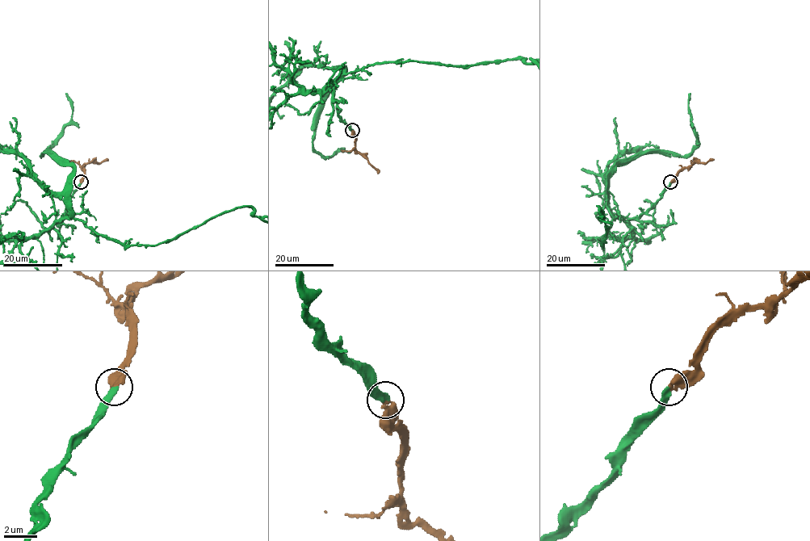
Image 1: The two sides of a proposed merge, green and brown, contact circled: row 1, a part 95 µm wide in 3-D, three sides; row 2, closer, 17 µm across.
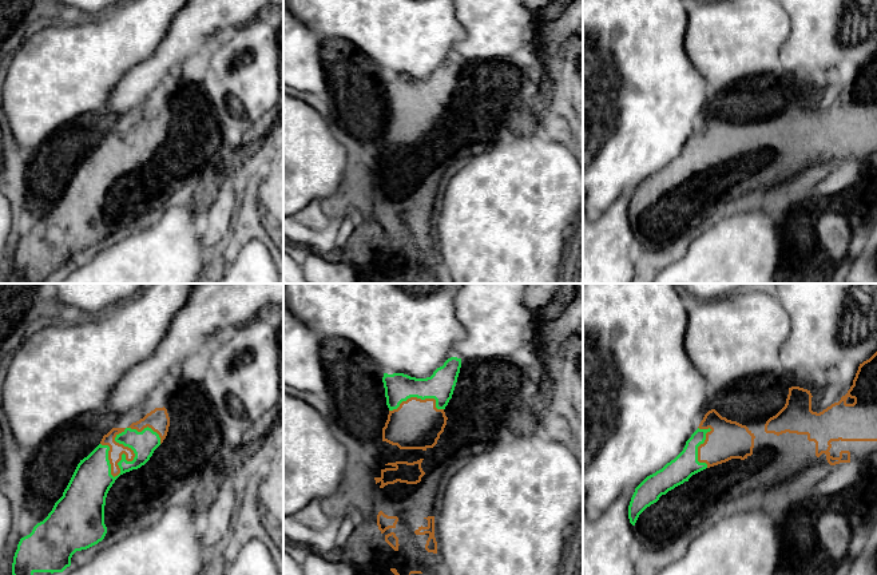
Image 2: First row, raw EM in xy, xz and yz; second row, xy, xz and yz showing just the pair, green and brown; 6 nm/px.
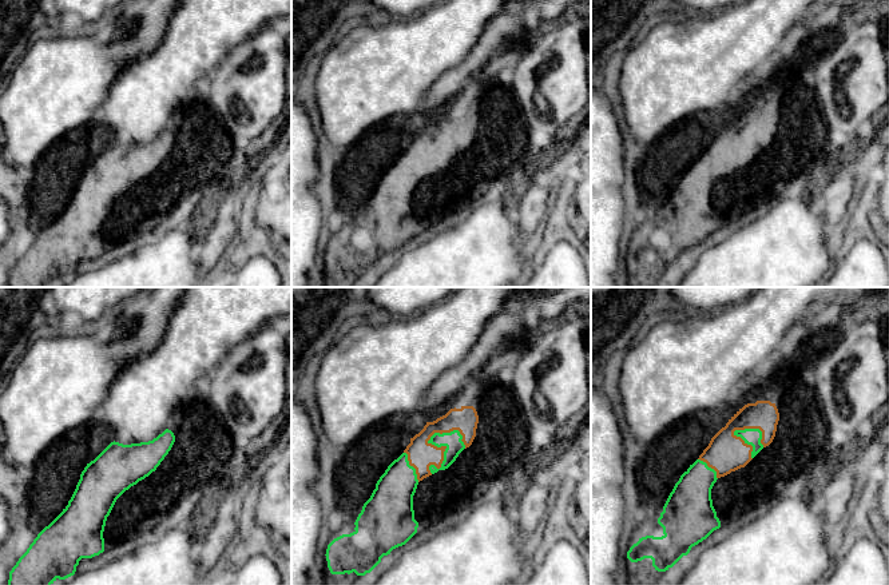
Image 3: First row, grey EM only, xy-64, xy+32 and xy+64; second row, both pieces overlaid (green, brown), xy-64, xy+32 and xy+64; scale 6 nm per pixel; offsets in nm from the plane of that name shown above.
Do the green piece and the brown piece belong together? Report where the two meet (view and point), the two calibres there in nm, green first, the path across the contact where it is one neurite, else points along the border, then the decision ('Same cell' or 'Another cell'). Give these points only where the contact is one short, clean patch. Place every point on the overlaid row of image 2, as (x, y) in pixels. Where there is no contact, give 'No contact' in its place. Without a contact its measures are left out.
Touches green at xy (124, 445). Thickness 200 nm (green) against 90 nm. Same cell

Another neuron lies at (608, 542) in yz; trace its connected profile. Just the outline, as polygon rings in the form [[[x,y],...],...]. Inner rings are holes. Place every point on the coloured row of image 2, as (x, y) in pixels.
[[[626,491],[595,520],[587,516],[583,492],[583,575],[634,575],[635,535],[628,519],[634,492]]]

